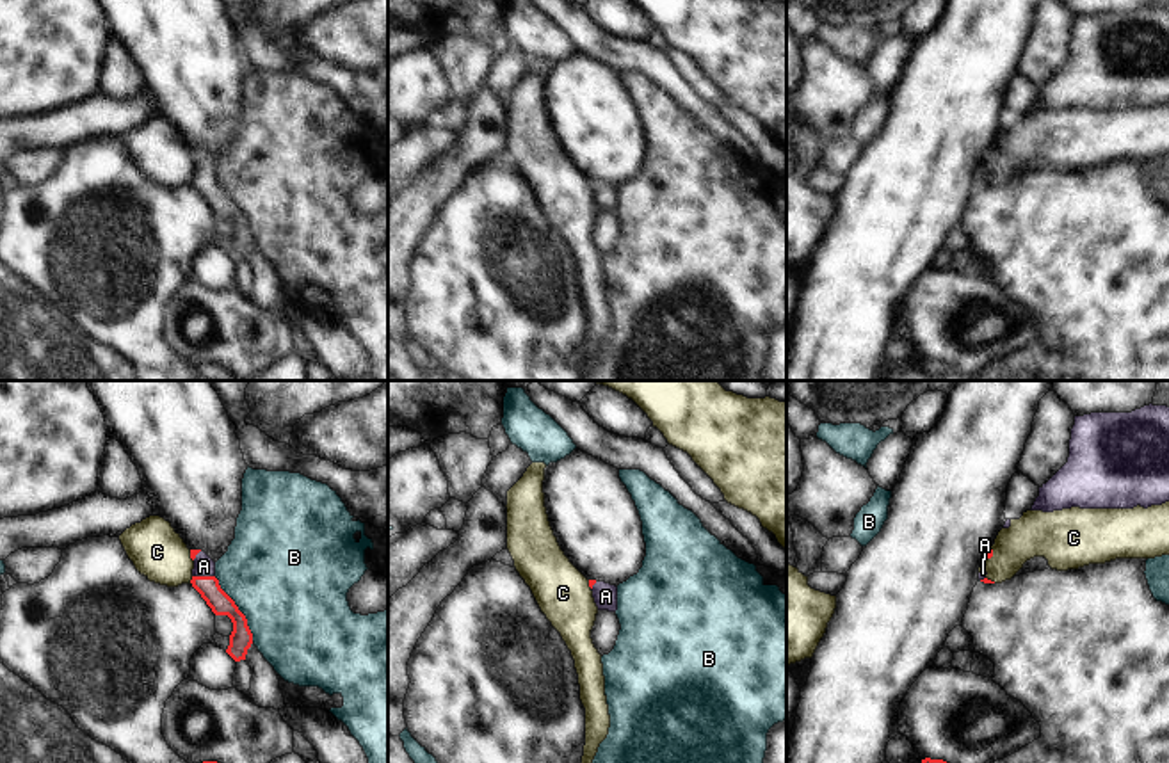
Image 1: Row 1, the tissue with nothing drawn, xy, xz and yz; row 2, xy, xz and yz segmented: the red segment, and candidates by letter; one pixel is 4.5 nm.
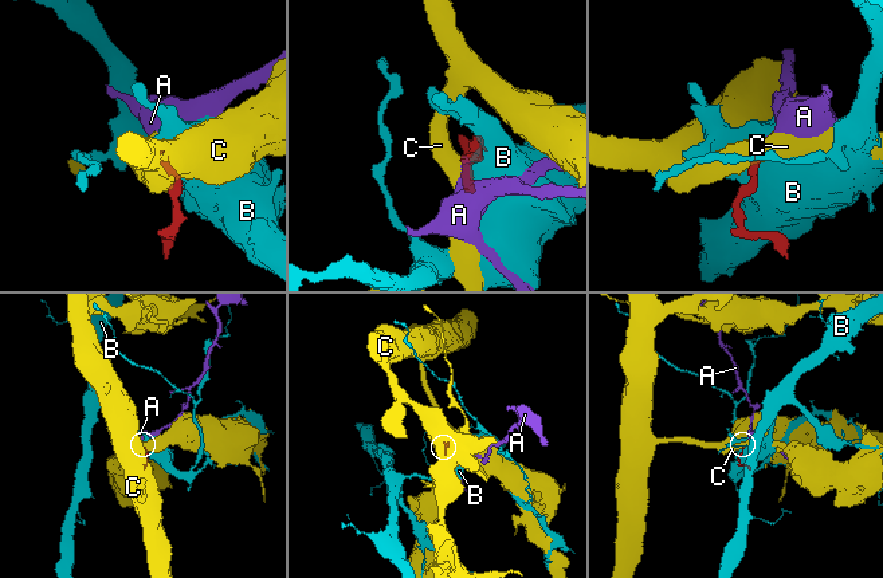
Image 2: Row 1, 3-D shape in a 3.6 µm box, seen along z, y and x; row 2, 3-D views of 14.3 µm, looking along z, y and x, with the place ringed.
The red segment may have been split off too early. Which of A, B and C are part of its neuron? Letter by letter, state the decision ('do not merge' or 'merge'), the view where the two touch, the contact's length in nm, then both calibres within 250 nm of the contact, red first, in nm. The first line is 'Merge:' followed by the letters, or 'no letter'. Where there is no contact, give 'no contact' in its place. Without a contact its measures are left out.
Merge: A
A: merge; meets red in xy; contact 100 nm long; 100 nm thick on the red side, 100 nm on the other
B: do not merge; meets red in xy; contact 340 nm long; 110 nm thick on the red side, 480 nm on the other
C: do not merge; meets red in xy; contact 40 nm long; 100 nm thick on the red side, 240 nm on the other

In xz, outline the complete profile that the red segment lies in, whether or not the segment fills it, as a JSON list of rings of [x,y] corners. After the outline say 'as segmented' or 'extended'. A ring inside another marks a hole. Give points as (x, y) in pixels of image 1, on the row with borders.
[[[589,580],[589,587],[593,590],[593,598],[598,610],[609,610],[609,612],[617,610],[617,587],[616,585]]] | extended

